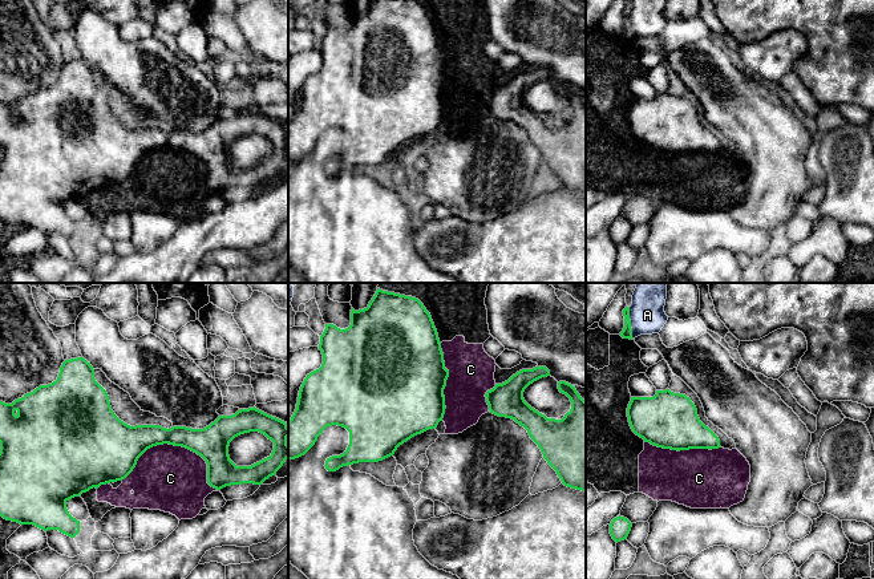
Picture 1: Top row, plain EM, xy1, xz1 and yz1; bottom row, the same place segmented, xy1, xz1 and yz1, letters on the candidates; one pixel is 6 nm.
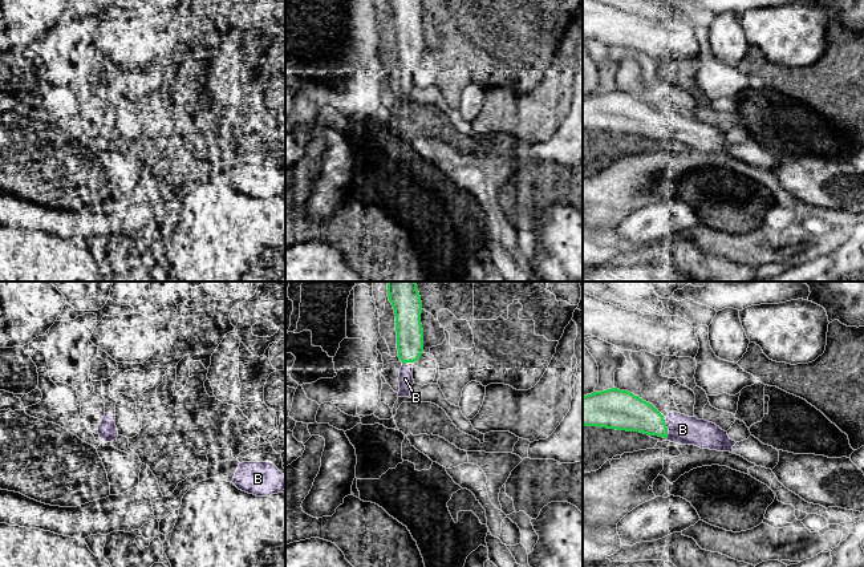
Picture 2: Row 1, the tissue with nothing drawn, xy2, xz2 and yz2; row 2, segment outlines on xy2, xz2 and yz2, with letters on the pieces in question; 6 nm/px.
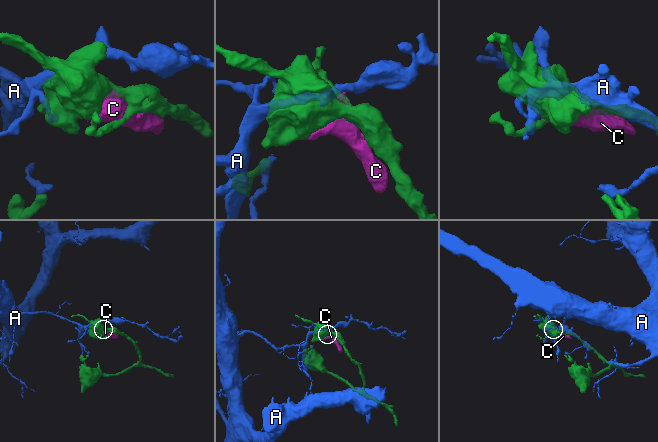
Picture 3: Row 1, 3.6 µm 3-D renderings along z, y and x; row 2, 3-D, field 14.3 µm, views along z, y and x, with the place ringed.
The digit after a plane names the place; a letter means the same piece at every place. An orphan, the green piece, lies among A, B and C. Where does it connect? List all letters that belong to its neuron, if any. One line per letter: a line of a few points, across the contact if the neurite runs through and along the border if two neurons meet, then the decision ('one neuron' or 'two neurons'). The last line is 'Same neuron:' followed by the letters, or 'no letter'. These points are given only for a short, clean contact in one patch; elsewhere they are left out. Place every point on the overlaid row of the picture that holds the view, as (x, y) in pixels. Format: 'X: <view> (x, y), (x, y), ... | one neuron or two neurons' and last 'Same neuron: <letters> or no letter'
A: two neurons
B: one neuron
C: two neurons
Same neuron: B

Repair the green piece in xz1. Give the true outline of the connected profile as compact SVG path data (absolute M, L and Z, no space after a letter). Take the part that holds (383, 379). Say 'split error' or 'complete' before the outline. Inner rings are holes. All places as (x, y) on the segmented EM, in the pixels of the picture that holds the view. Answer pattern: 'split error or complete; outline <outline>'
complete; outline M377 288L367 308L351 309L348 328L325 324L319 349L323 364L304 378L296 409L288 421L288 461L304 455L327 426L337 425L349 432L349 445L343 454L327 458L324 466L328 471L359 462L379 462L393 455L412 437L436 429L442 421L449 371L432 316L418 299Z

